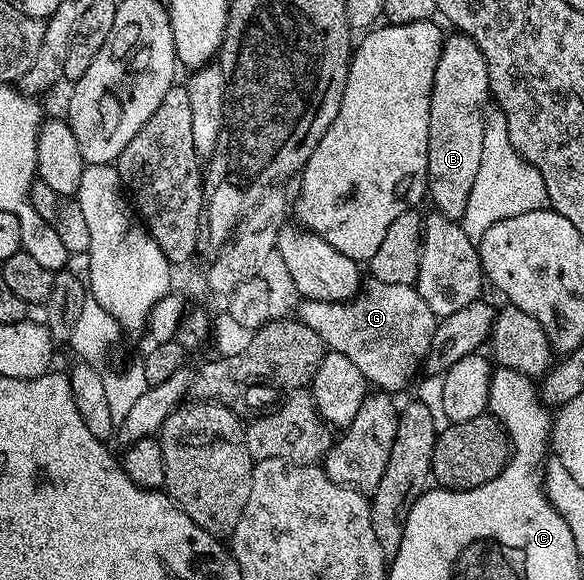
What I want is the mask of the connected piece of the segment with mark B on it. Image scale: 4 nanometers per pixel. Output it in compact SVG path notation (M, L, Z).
M448 34L443 41L437 69L434 70L426 149L428 196L436 206L436 212L447 219L462 220L468 205L481 161L483 120L489 98L488 67L480 49L465 34Z

